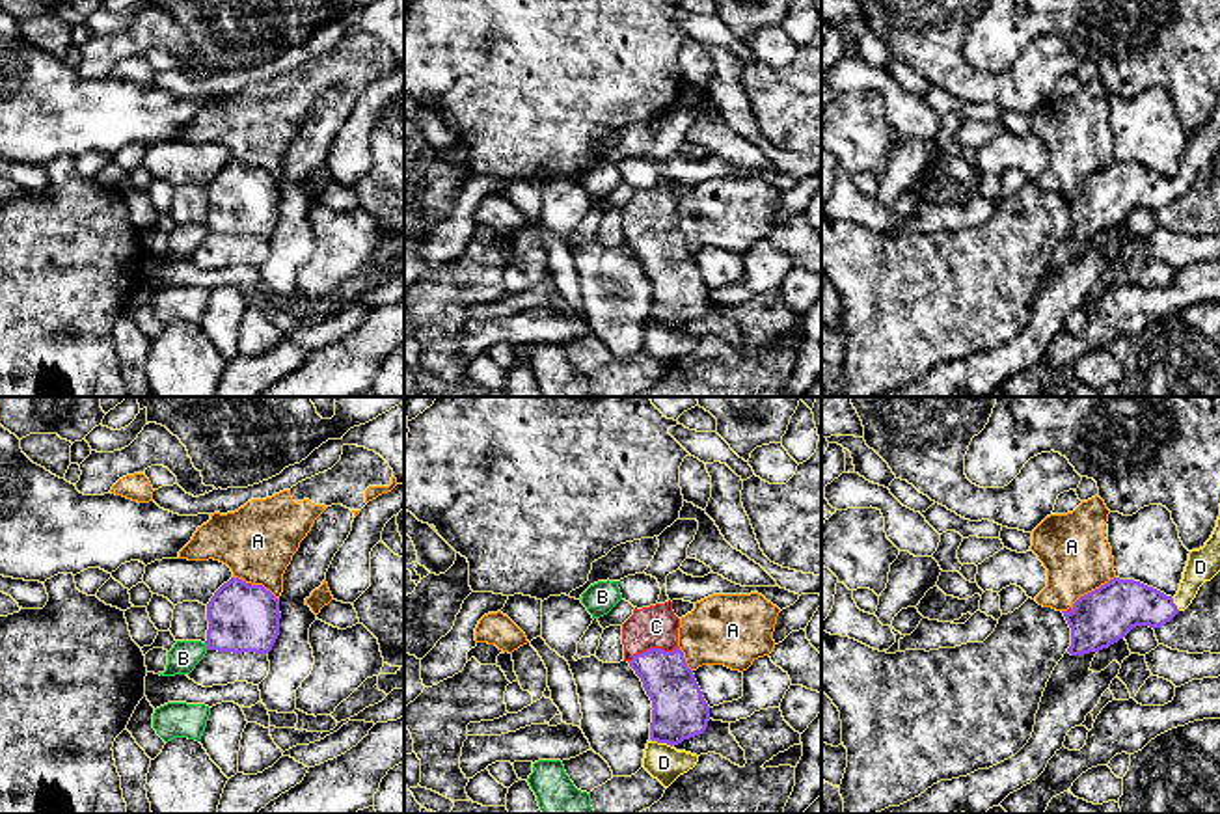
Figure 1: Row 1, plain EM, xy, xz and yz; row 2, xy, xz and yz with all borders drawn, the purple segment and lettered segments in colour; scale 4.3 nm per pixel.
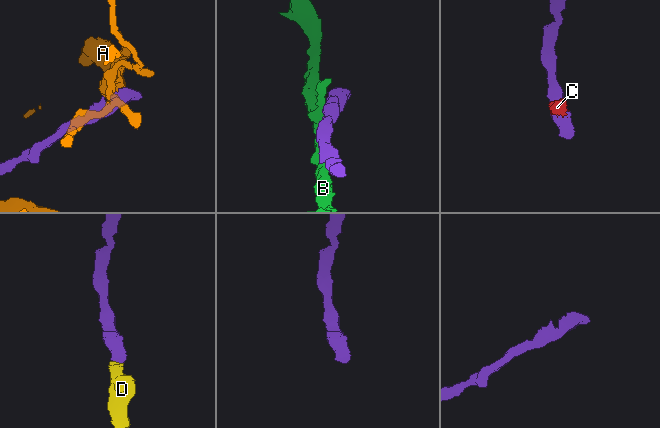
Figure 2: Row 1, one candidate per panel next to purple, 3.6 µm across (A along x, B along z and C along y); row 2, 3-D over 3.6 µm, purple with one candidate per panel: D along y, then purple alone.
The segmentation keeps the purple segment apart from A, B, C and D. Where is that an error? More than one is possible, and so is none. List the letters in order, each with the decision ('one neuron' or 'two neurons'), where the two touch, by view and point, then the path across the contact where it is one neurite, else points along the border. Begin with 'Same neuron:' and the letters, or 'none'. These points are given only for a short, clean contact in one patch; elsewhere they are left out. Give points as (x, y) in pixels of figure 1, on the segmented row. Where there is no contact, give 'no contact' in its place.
Same neuron: C, D
A: two neurons; contact yz (1092, 591); border yz (1114, 576), (1084, 593), (1071, 608)
B: two neurons; contact xy (207, 645); border xy (205, 641), (207, 649)
C: one neuron; contact xz (652, 649); way xz (677, 699), (652, 649), (656, 626)
D: one neuron; contact xz (662, 742); way xz (680, 712), (664, 732), (662, 742), (664, 762)

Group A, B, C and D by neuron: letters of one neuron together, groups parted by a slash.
A / B / C D

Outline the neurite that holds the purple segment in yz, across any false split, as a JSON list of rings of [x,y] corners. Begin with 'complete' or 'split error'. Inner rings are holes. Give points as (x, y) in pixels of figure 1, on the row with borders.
split error; [[[1220,516],[1211,538],[1203,548],[1192,549],[1179,583],[1177,594],[1166,596],[1164,592],[1147,587],[1134,579],[1114,577],[1099,589],[1080,596],[1067,611],[1062,611],[1071,628],[1071,656],[1099,652],[1123,639],[1136,626],[1160,628],[1170,622],[1179,611],[1185,611],[1196,598],[1200,587],[1211,581],[1220,572]]]

